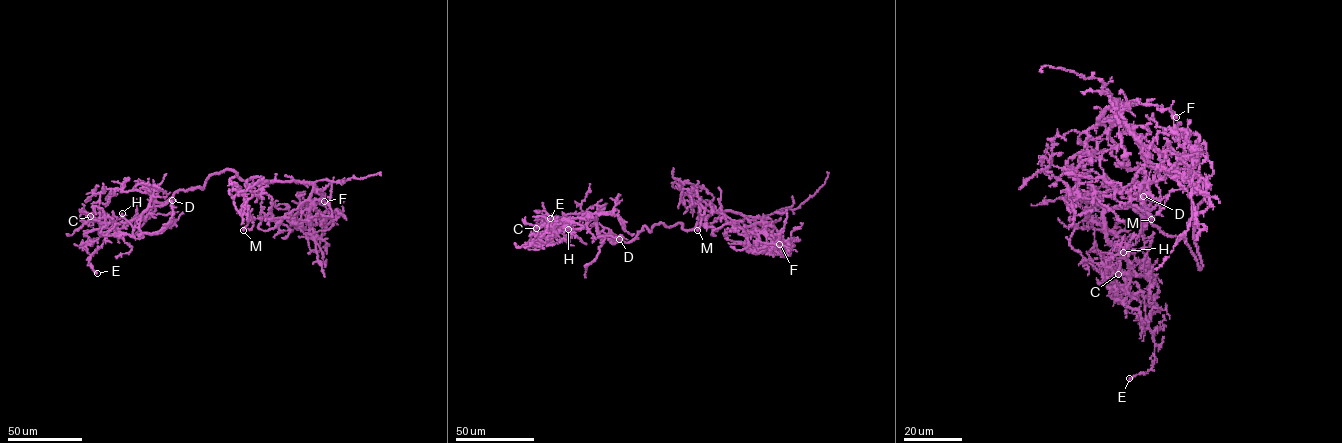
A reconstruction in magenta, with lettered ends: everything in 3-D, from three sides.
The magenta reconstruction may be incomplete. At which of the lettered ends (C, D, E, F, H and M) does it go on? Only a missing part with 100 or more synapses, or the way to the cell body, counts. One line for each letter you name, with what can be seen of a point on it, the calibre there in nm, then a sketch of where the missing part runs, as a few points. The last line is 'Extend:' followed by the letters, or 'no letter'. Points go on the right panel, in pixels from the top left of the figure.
Extend: no letter

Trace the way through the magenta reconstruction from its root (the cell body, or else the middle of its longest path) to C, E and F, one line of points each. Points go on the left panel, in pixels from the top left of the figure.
C: (224, 170), (212, 173), (203, 188), (177, 190), (145, 219), (114, 223), (90, 216)
E: (224, 170), (212, 173), (203, 188), (177, 190), (145, 219), (115, 223), (91, 255), (97, 273)
F: (224, 170), (234, 171), (243, 180), (258, 177), (315, 185), (323, 193), (320, 194), (324, 196), (324, 201)

